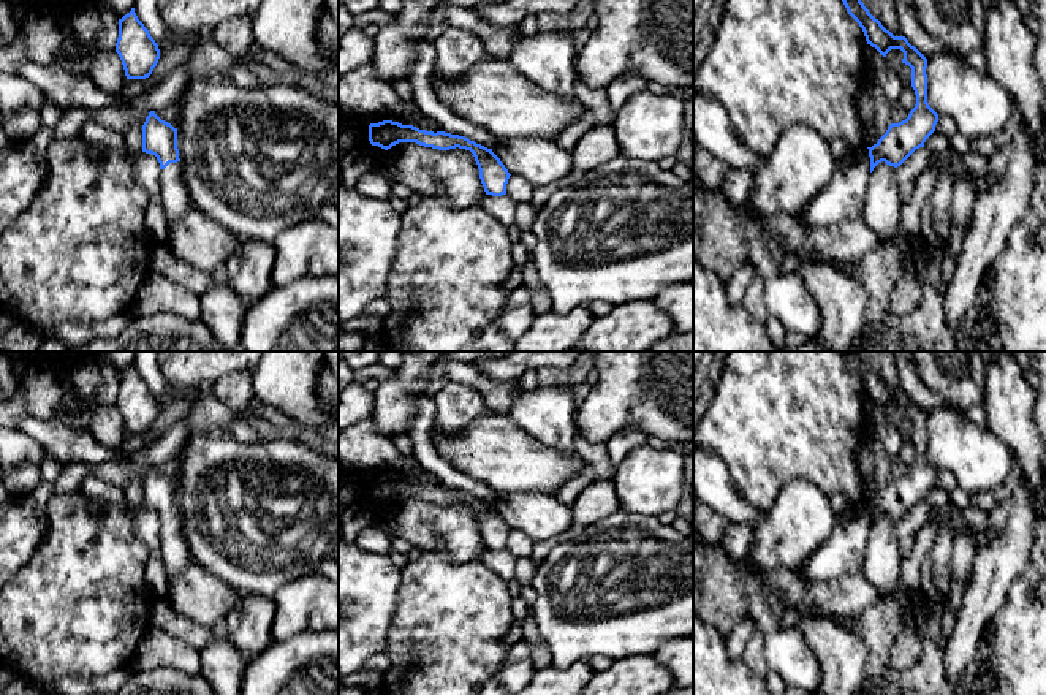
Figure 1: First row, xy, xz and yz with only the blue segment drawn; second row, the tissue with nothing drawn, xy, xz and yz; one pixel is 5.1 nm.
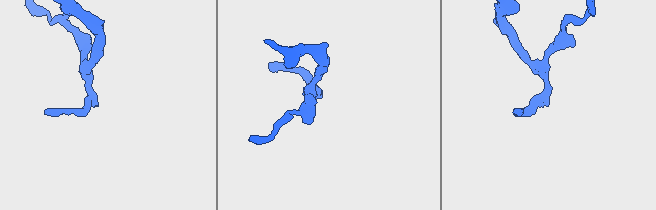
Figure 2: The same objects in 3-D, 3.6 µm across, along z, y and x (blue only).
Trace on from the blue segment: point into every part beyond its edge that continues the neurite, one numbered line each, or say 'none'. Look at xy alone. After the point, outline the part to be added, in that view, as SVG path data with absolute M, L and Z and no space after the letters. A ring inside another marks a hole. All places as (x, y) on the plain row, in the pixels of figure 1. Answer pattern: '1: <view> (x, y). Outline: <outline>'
1: xy (174, 553). Outline: M169 518L160 524L161 560L168 583L174 579L190 562L188 548L182 534L182 518Z

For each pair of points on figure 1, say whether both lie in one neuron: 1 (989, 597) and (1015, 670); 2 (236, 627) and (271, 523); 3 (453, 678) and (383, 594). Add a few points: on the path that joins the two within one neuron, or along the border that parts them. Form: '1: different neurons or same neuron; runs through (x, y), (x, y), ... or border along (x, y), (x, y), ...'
1: different neurons; border along (1011, 580), (1000, 607), (989, 619)
2: different neurons; border along (241, 594), (271, 597)
3: different neurons; border along (401, 572), (396, 610), (385, 645)

